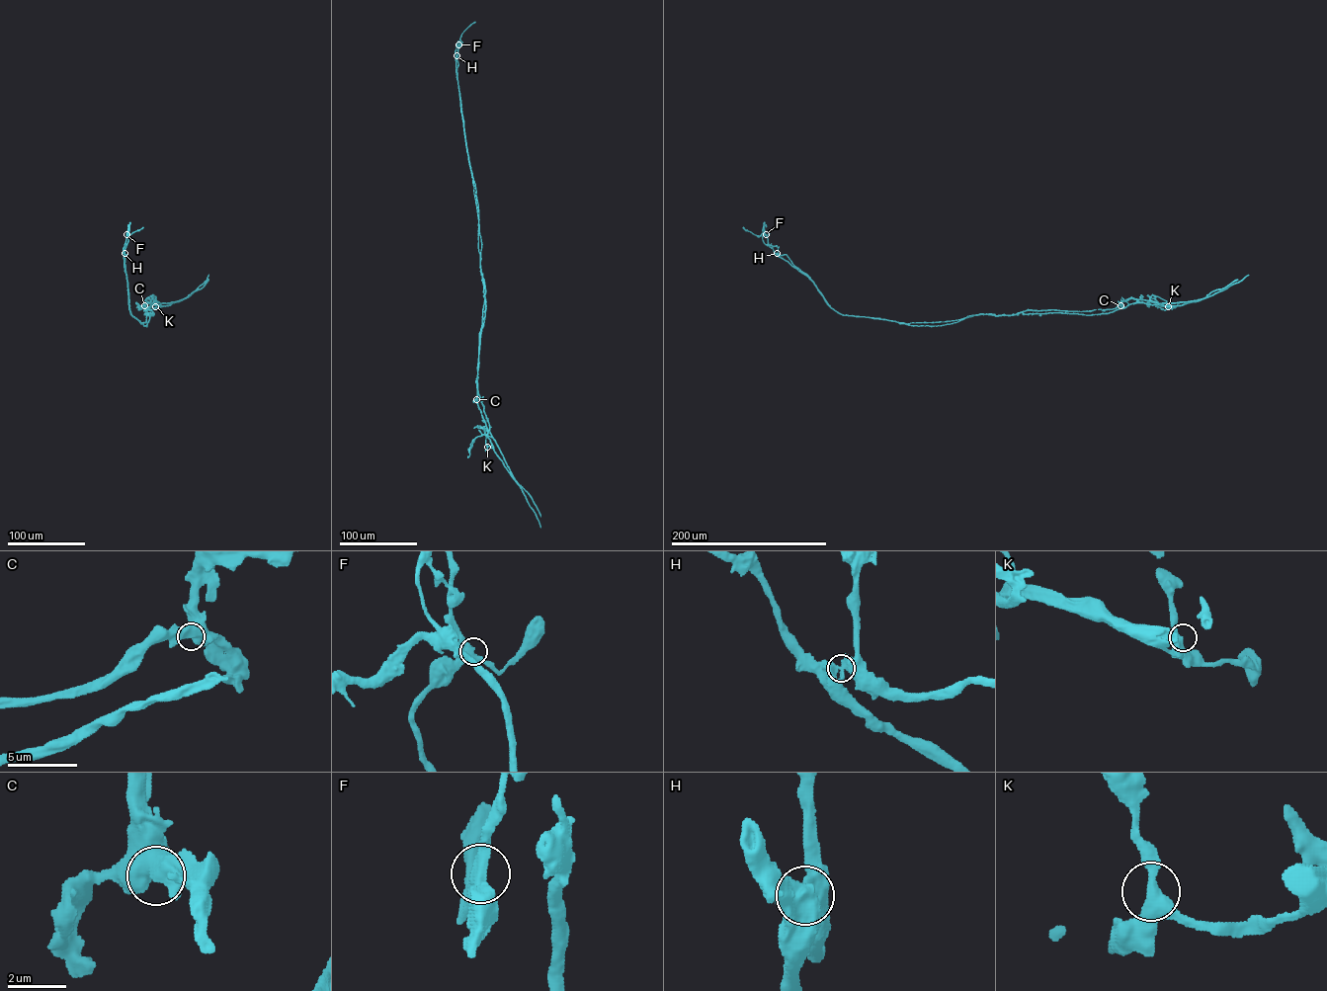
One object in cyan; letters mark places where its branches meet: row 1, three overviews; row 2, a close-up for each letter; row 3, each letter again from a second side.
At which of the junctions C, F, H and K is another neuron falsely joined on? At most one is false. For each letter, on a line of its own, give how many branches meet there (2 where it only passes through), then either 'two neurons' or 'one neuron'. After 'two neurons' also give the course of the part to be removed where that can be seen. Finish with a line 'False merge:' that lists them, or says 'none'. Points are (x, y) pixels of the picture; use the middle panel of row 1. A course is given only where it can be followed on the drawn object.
C: 2 branches meet; one neuron
F: 3 branches meet; one neuron
H: 3 branches meet; two neurons; foreign part runs (456, 55), (460, 110), (478, 220), (484, 295), (475, 399), (487, 430), (513, 476), (531, 497), (540, 516)
K: 3 branches meet; one neuron
False merge: H

